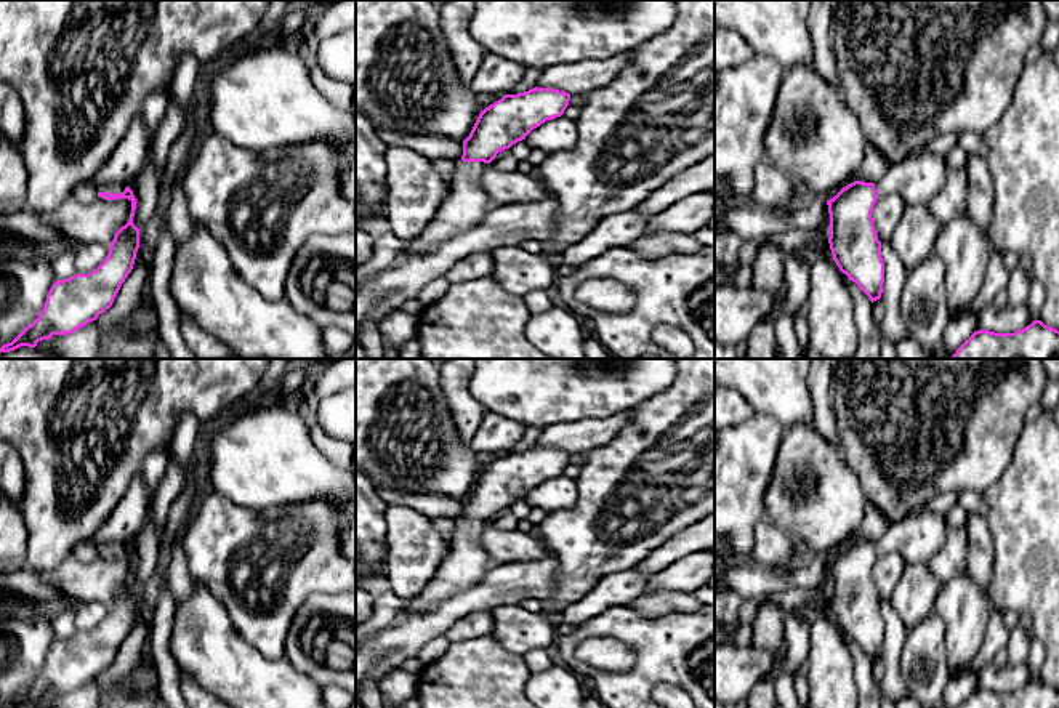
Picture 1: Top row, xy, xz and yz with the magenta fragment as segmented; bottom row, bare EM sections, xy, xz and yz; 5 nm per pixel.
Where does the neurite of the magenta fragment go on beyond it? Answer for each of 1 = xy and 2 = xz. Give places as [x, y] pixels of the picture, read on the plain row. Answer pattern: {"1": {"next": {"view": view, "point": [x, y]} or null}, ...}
{"1": {"next": {"view": "xy", "point": [116, 547]}}, "2": {"next": {"view": "xz", "point": [467, 563]}}}

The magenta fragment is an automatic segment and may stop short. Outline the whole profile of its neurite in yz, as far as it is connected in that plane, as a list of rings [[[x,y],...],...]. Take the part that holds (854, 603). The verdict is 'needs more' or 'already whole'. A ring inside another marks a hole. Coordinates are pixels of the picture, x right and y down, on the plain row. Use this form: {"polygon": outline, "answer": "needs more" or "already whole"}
{"polygon": [[[921,511],[891,525],[878,541],[854,540],[827,559],[830,609],[840,630],[876,660],[884,642],[884,622],[872,570],[880,554],[897,551],[905,562],[929,564],[947,543],[944,514]]], "answer": "needs more"}

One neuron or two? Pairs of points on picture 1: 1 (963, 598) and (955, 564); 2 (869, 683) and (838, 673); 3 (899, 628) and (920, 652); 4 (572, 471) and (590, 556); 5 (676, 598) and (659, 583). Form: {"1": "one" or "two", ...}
{"1": "two", "2": "two", "3": "two", "4": "two", "5": "two"}

